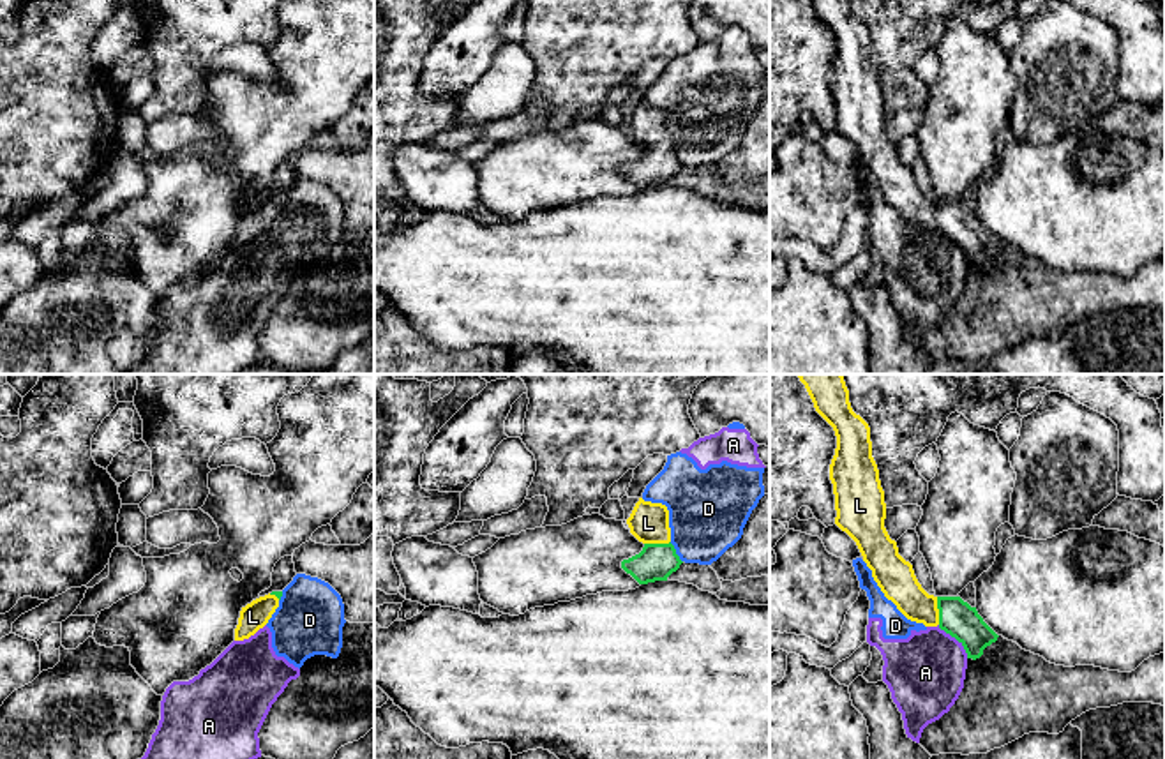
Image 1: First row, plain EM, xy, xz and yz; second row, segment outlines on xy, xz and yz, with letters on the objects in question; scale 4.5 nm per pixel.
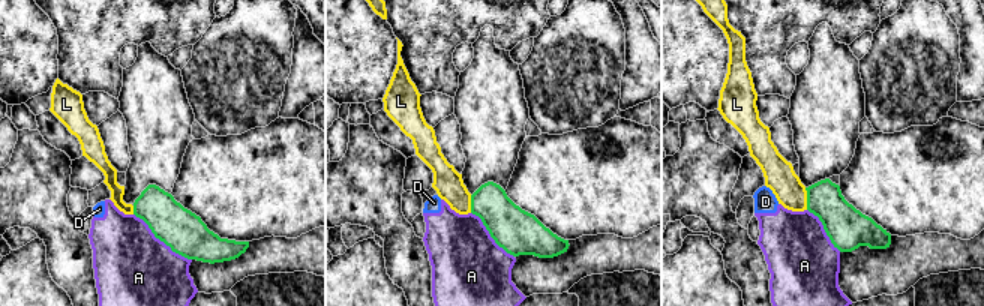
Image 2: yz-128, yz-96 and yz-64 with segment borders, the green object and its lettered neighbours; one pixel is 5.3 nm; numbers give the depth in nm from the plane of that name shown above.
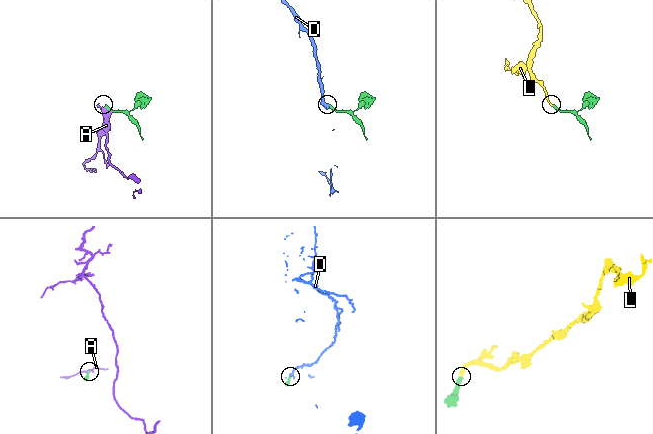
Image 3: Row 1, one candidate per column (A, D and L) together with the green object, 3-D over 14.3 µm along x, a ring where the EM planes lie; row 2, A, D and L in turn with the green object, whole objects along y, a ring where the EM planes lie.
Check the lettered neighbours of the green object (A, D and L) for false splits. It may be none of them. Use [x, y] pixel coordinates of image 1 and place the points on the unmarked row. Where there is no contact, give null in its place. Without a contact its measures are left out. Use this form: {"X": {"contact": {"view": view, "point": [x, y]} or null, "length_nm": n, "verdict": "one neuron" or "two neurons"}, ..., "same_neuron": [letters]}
{"A": {"contact": {"view": "yz", "point": [955, 242]}, "length_nm": 200, "verdict": "two neurons"}, "D": {"contact": {"view": "xz", "point": [675, 157]}, "length_nm": 110, "verdict": "two neurons"}, "L": {"contact": {"view": "yz", "point": [939, 216]}, "length_nm": 130, "verdict": "one neuron"}, "same_neuron": ["L"]}

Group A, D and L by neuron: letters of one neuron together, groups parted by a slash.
A D / L

